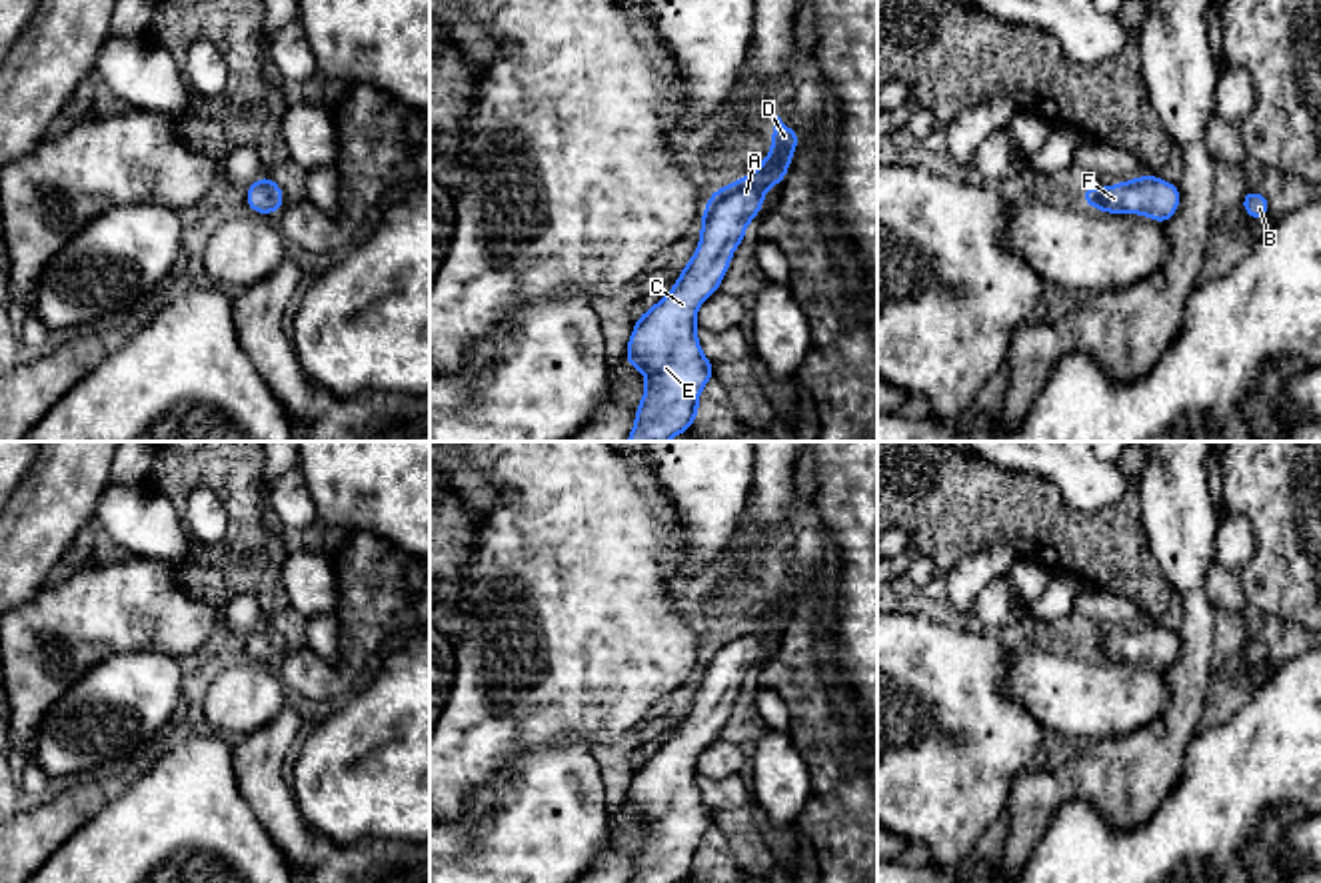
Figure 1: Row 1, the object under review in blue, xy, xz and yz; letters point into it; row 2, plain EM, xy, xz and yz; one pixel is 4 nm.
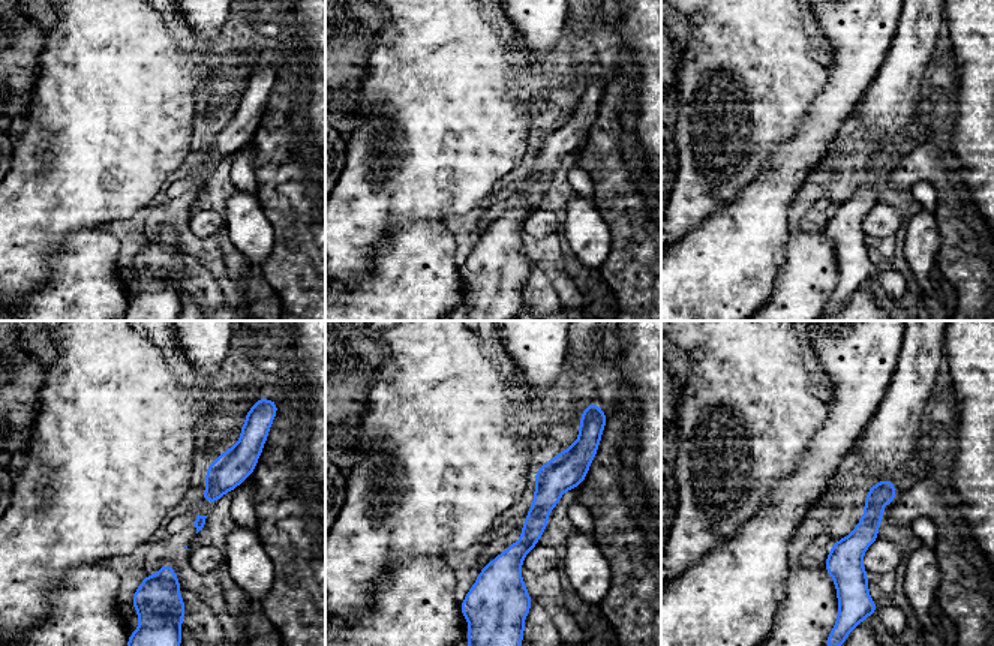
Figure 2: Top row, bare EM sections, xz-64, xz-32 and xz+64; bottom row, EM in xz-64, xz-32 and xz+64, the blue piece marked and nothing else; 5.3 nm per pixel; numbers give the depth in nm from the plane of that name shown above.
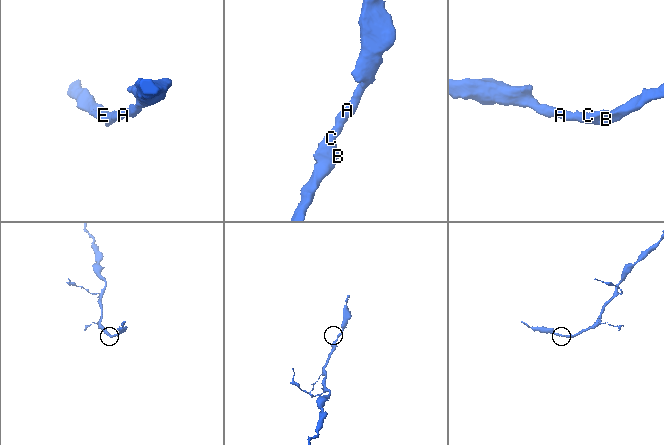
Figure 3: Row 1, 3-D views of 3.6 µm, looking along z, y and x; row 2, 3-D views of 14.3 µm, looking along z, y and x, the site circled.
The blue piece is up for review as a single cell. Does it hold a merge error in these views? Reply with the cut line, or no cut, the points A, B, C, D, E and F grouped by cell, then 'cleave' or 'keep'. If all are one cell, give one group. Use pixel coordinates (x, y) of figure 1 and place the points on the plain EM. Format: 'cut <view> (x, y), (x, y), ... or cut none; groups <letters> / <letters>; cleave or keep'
cut none; groups A B C D E F; keep

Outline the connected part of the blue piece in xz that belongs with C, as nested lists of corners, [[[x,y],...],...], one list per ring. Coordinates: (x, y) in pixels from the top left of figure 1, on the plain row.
[[[777,563],[769,603],[749,623],[709,641],[693,705],[677,731],[634,771],[626,813],[642,817],[648,831],[630,883],[679,883],[699,863],[699,839],[715,819],[699,795],[695,759],[719,737],[767,635],[785,625],[799,583]]]

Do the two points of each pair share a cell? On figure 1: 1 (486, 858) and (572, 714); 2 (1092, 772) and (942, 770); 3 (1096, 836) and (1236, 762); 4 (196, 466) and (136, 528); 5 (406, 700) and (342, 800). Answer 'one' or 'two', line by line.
1: two
2: two
3: one
4: two
5: one

